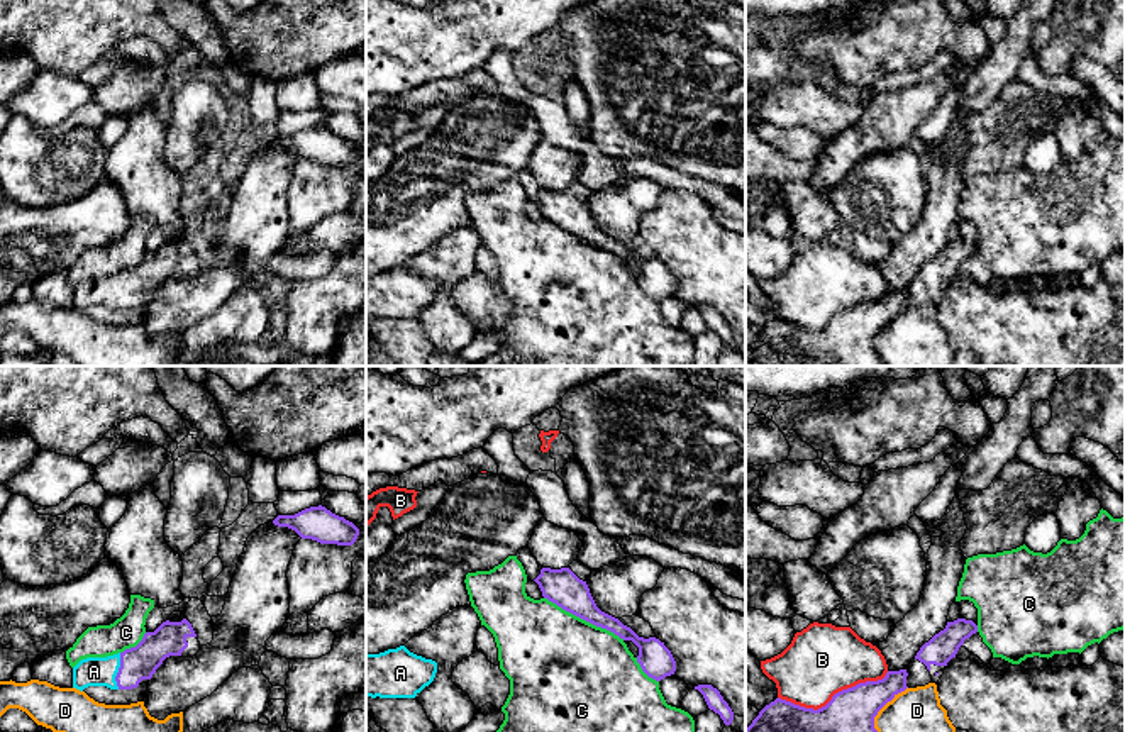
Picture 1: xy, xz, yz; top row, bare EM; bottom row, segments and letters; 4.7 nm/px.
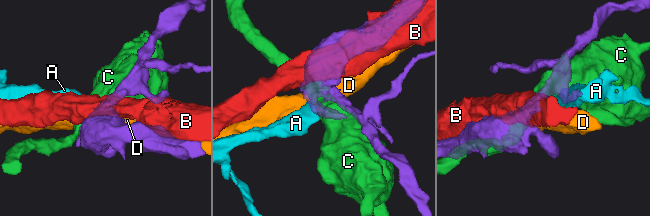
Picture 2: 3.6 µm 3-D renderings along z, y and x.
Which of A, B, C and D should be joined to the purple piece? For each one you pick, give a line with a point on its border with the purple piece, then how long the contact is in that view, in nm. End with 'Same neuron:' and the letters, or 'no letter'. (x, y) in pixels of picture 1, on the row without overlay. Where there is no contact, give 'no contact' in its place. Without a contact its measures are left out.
A: meets purple in xy at (119, 292); contact 180 nm long
Same neuron: A

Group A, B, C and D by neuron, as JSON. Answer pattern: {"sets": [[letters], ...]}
{"sets": [["A"], ["B"], ["C"], ["D"]]}

